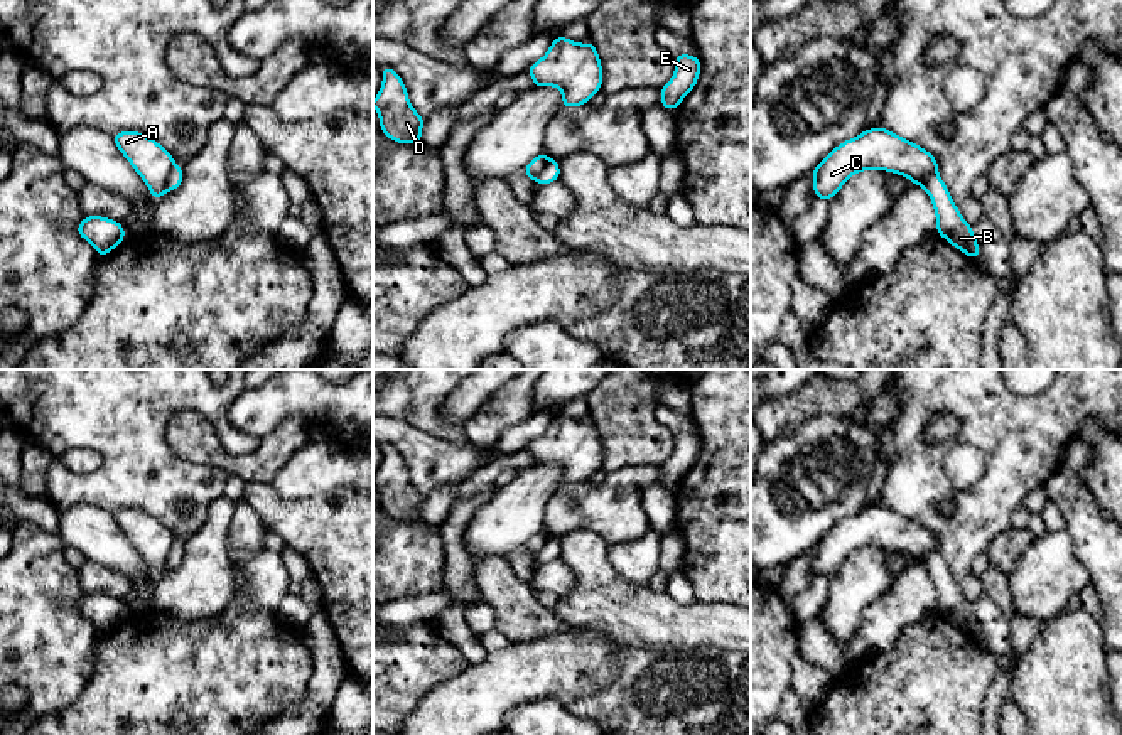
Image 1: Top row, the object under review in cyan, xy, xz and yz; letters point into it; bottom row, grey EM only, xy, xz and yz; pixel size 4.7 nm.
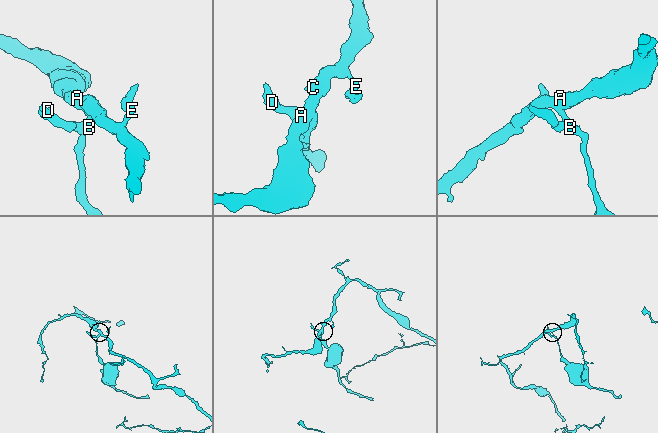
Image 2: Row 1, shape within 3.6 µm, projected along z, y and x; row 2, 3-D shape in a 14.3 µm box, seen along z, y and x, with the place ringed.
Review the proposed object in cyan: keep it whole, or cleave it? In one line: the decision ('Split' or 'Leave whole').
Split

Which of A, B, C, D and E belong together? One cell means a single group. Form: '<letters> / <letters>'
A C E / B D

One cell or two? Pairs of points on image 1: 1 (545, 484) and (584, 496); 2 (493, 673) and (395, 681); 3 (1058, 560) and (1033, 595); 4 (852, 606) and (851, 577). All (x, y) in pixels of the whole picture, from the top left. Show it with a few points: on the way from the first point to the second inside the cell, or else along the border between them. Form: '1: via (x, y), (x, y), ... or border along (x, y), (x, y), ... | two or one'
1: border along (560, 484), (547, 503), (542, 525) | two
2: border along (469, 666), (436, 685), (422, 700) | two
3: via (1050, 568), (1041, 587) | one
4: via (851, 599), (851, 584) | one

